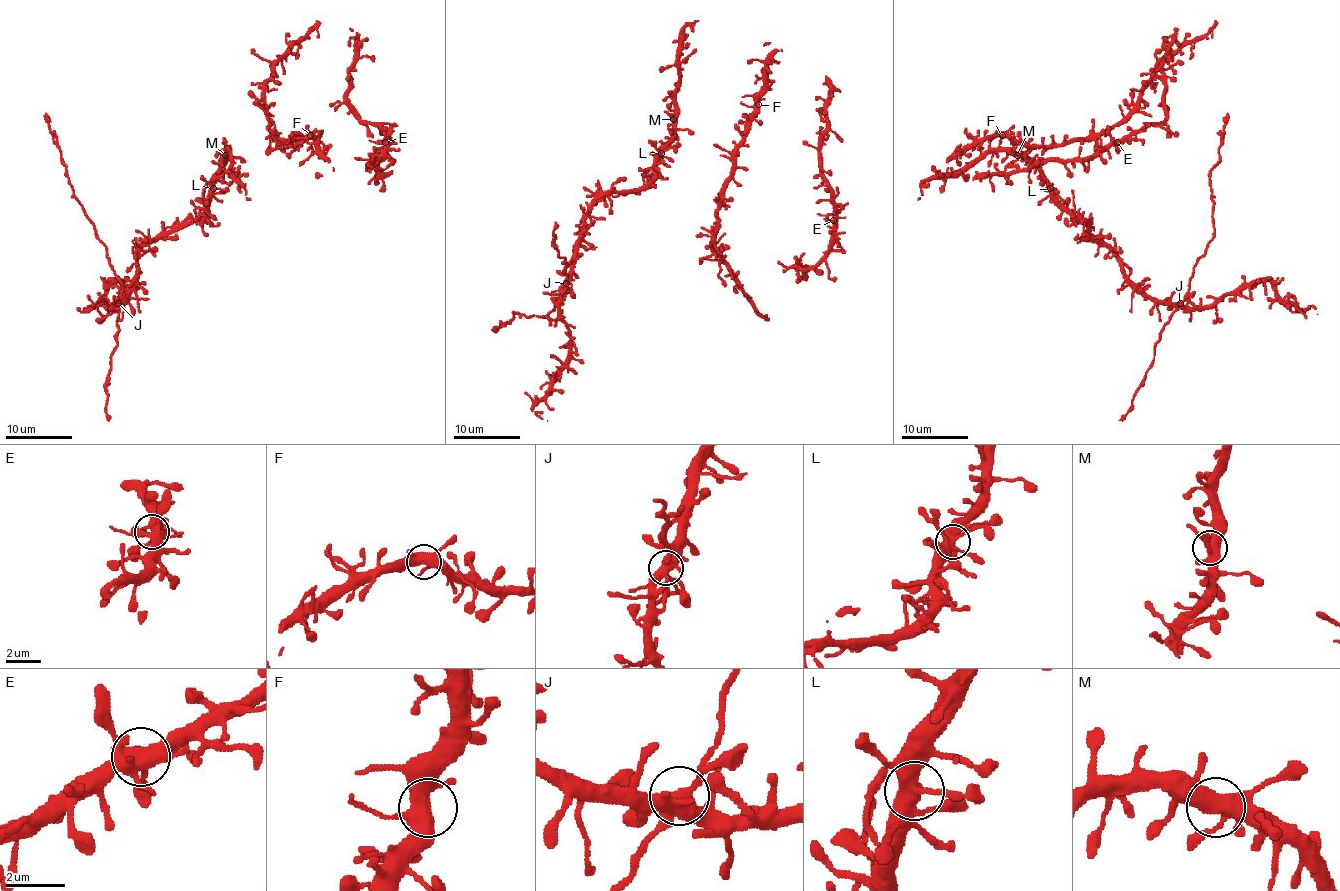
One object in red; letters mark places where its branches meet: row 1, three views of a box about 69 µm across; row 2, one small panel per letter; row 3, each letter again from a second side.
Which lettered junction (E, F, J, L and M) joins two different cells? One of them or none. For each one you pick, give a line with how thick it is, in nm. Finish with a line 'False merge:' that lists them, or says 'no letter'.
False merge: no letter

